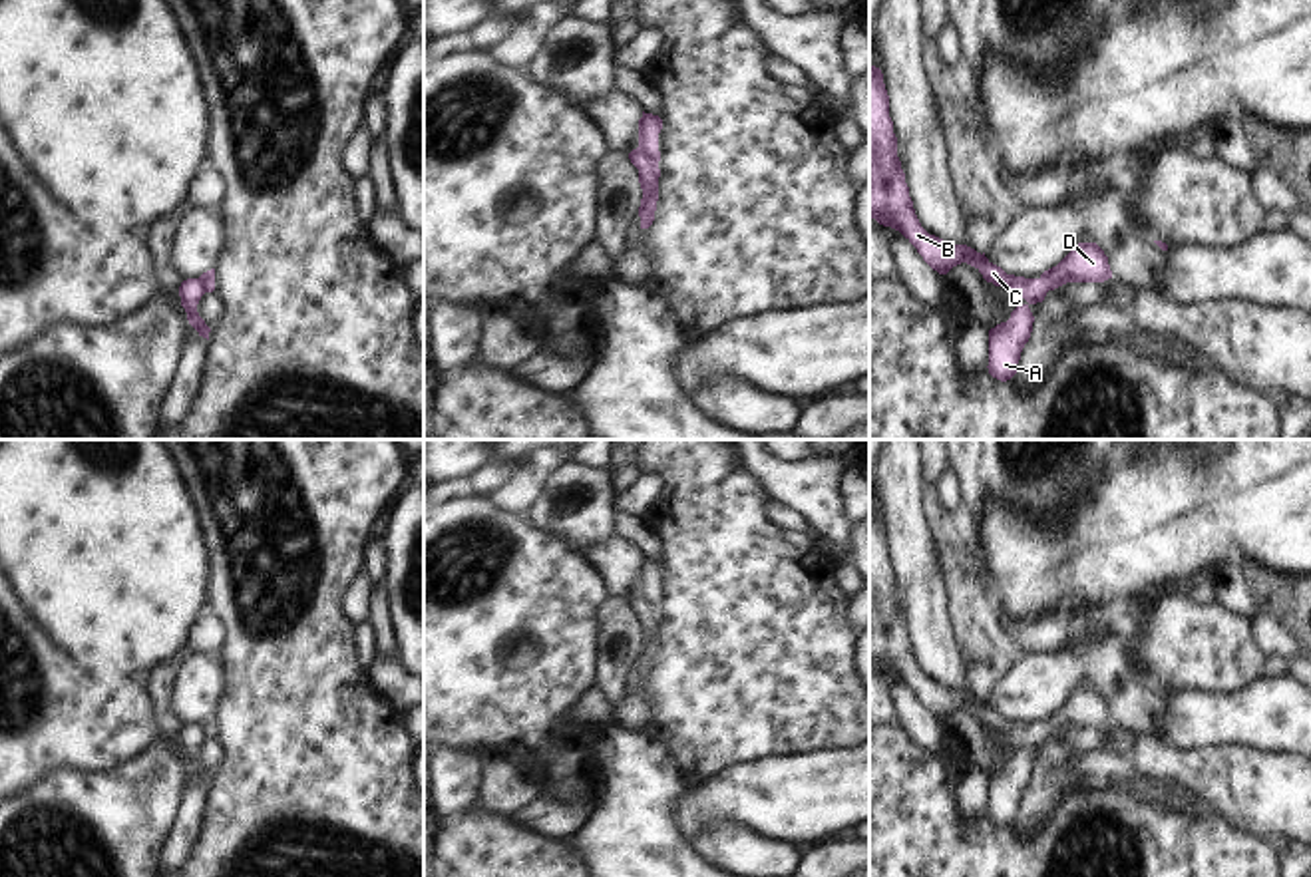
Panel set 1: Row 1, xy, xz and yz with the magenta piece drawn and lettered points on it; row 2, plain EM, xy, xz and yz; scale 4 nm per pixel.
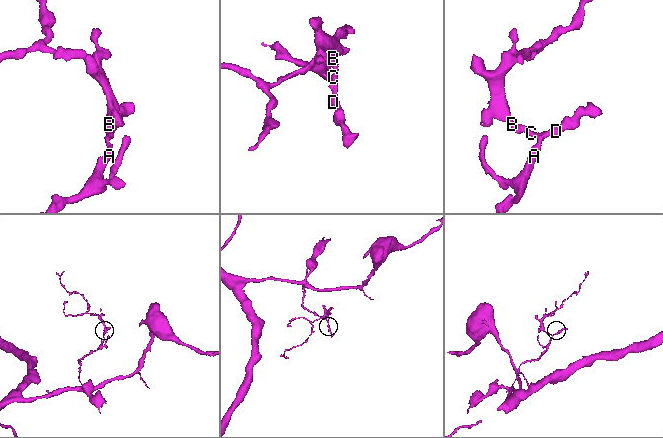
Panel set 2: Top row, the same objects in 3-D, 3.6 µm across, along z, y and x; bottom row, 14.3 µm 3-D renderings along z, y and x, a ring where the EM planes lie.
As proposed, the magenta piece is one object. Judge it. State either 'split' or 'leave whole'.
leave whole

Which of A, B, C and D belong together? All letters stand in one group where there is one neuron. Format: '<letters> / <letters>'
A B C D

